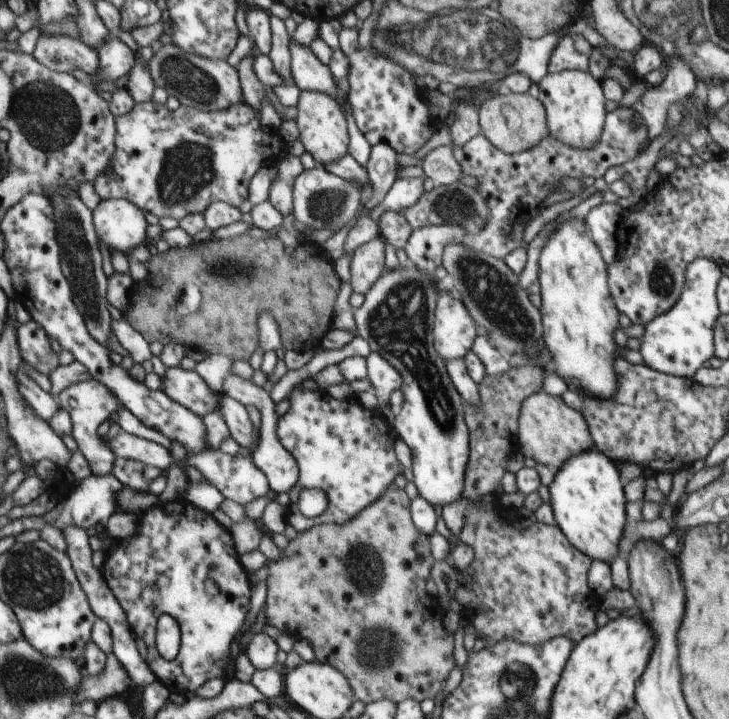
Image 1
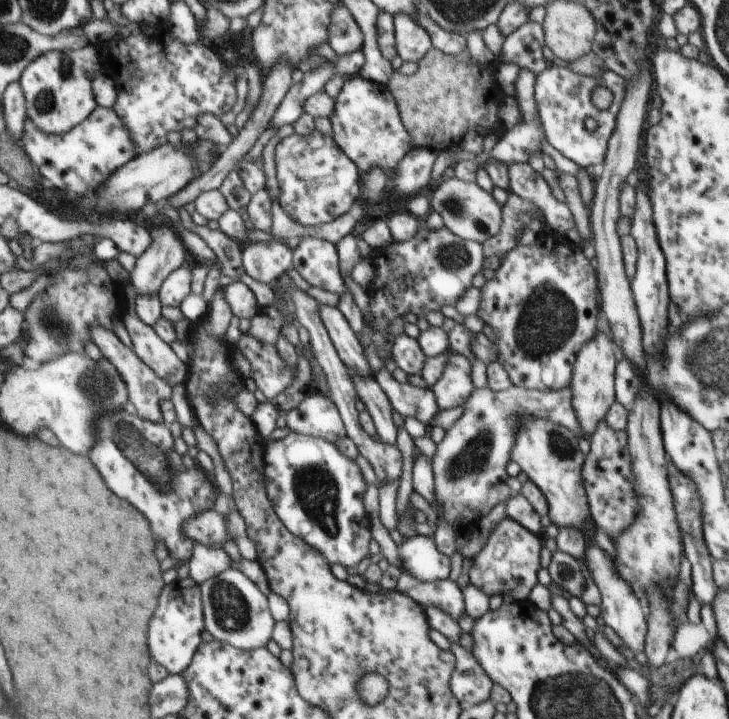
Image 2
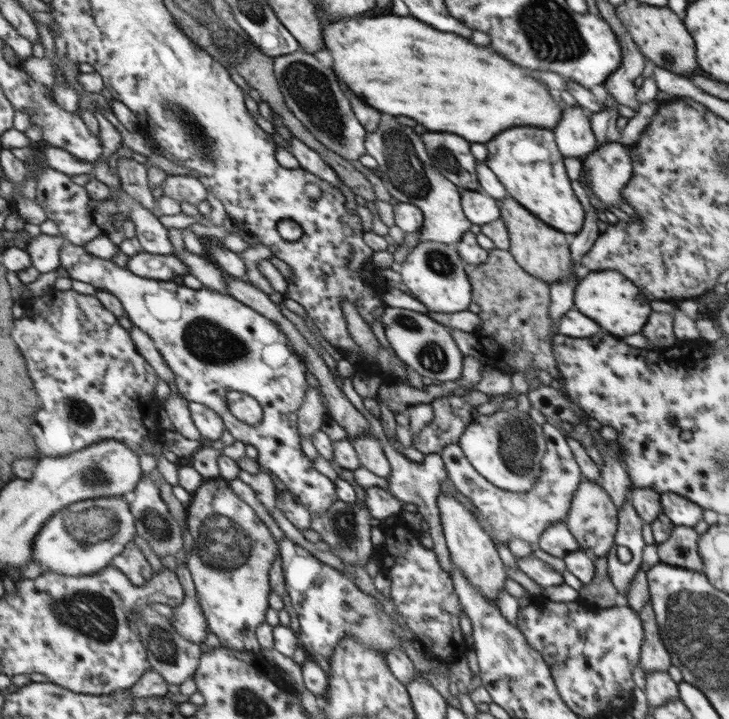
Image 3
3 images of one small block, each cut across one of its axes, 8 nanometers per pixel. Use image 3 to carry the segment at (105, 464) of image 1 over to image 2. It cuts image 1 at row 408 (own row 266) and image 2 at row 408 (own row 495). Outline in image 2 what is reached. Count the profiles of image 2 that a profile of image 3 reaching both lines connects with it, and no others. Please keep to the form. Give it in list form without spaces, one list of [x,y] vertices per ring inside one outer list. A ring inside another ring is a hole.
[[[308,393],[294,410],[286,413],[286,424],[292,433],[302,433],[334,443],[347,436],[346,426],[336,405],[316,393]]]

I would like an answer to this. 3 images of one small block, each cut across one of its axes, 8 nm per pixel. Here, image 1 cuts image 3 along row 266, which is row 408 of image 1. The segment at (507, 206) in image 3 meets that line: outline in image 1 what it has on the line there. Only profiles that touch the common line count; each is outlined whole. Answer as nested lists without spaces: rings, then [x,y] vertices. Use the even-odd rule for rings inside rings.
[[[543,389],[522,403],[518,422],[517,449],[554,472],[569,458],[586,453],[595,445],[582,412],[570,408],[560,397],[548,395]]]

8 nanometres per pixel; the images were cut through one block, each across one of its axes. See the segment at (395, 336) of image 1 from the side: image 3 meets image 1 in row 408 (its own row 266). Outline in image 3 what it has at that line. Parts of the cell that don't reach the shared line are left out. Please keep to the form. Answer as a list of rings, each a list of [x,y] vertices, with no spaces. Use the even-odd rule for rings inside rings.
[[[424,241],[412,248],[406,260],[397,268],[402,282],[408,286],[414,298],[434,312],[462,312],[472,302],[472,287],[464,270],[465,260],[458,254],[456,246],[443,242]]]

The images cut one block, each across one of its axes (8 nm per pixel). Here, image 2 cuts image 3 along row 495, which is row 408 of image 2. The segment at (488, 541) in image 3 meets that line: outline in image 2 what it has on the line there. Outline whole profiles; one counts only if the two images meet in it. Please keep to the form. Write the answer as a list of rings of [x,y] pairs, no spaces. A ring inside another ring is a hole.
[[[452,354],[448,358],[444,374],[434,386],[430,387],[438,401],[439,412],[462,406],[470,398],[470,394],[475,389],[472,385],[471,373],[471,362],[466,356]]]

